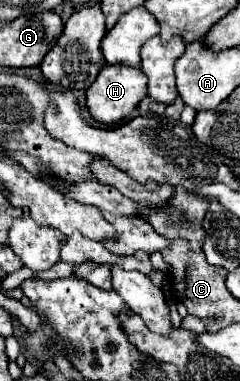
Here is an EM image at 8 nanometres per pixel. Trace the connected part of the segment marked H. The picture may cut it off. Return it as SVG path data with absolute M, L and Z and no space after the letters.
M106 64L106 66L102 66L102 72L94 80L94 84L86 90L86 106L94 120L98 120L102 124L114 124L114 122L130 116L132 110L138 106L138 102L144 96L146 96L146 76L142 76L140 68Z

